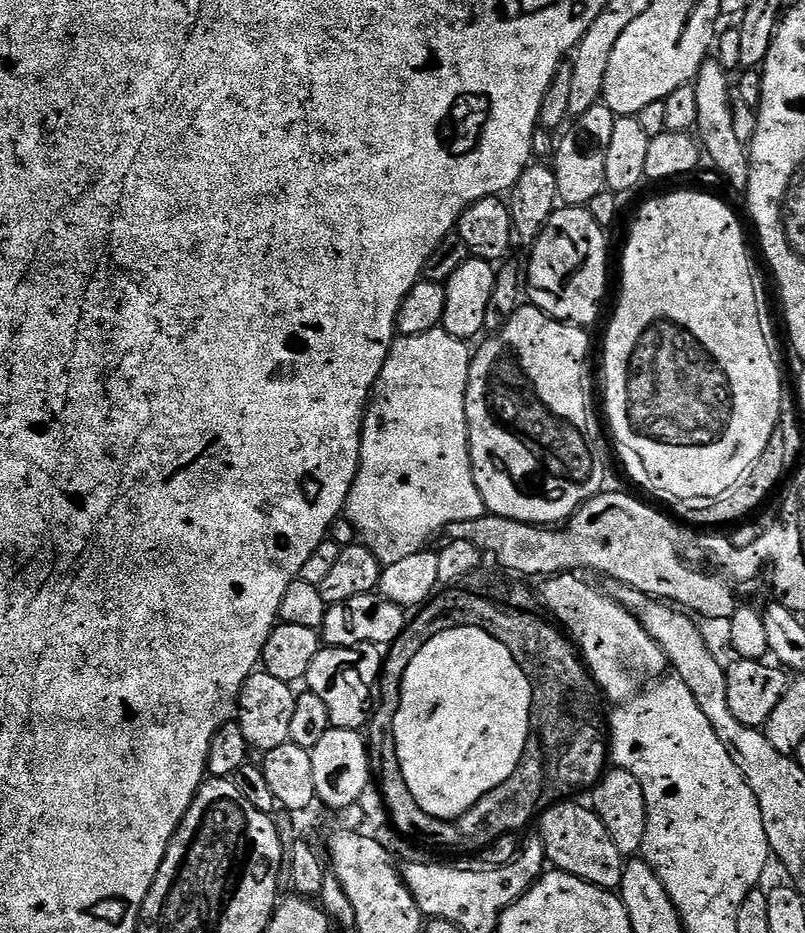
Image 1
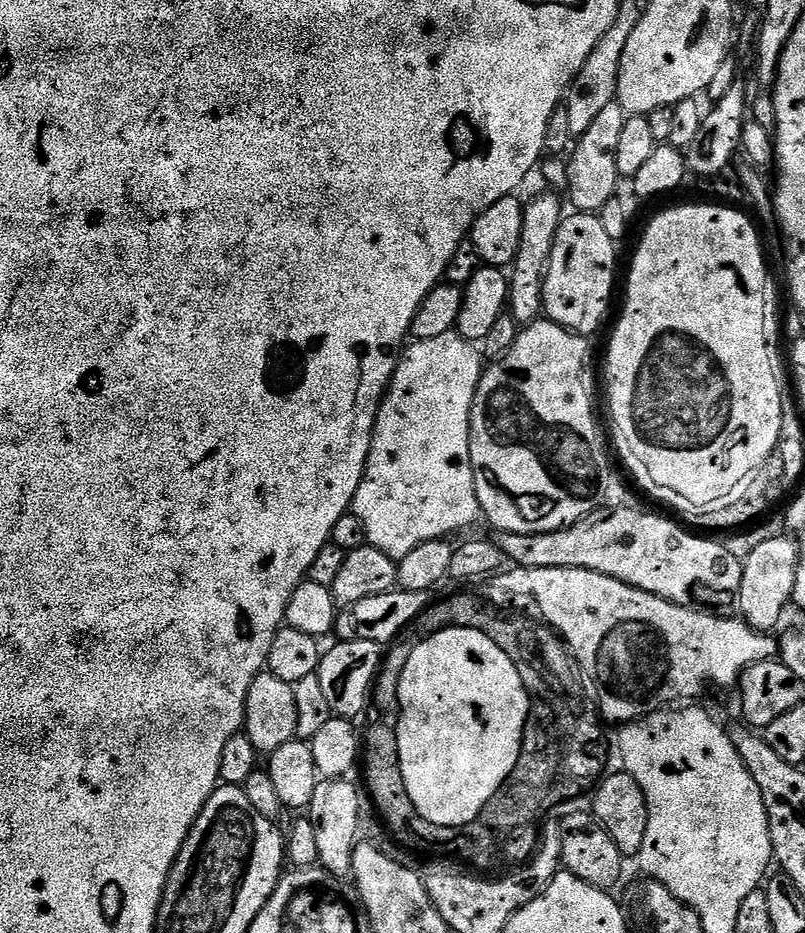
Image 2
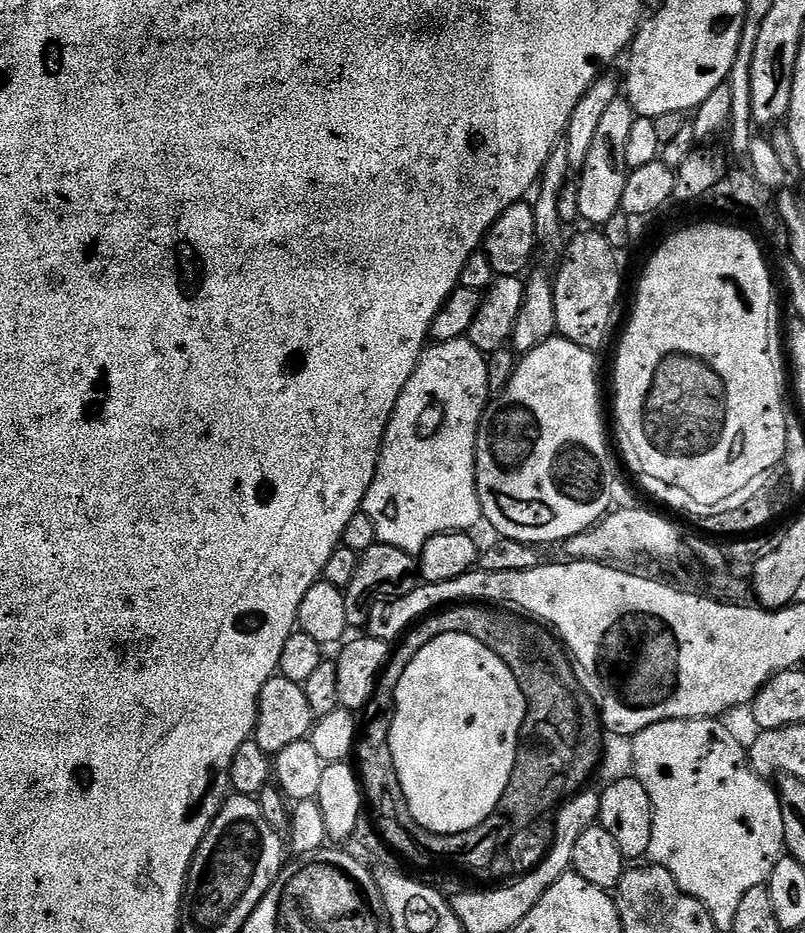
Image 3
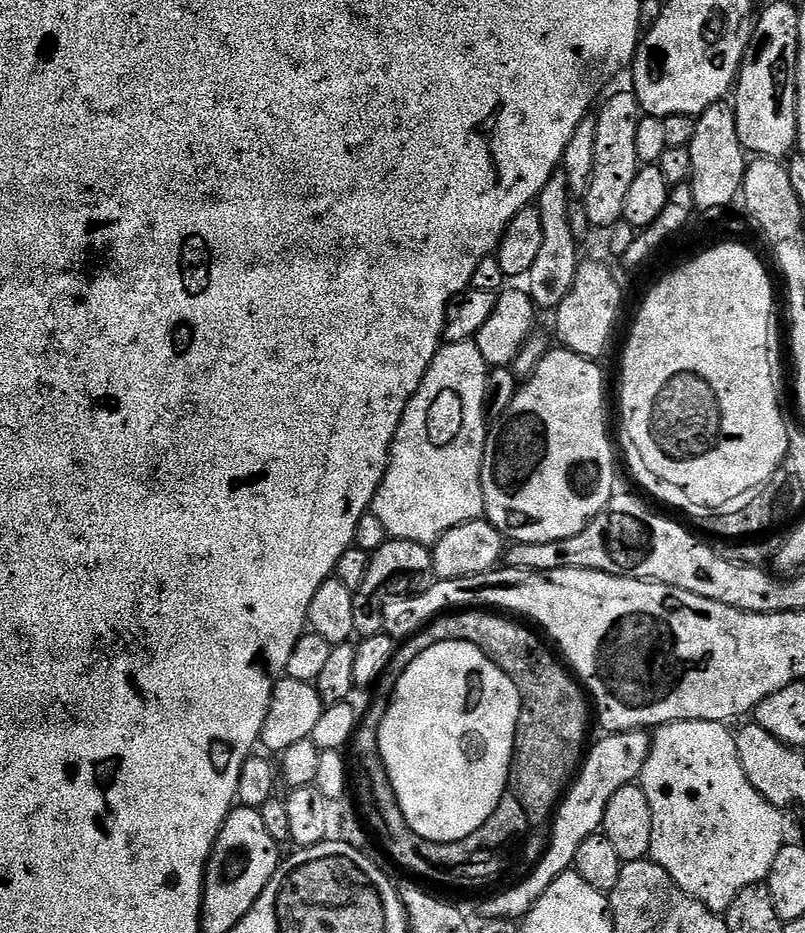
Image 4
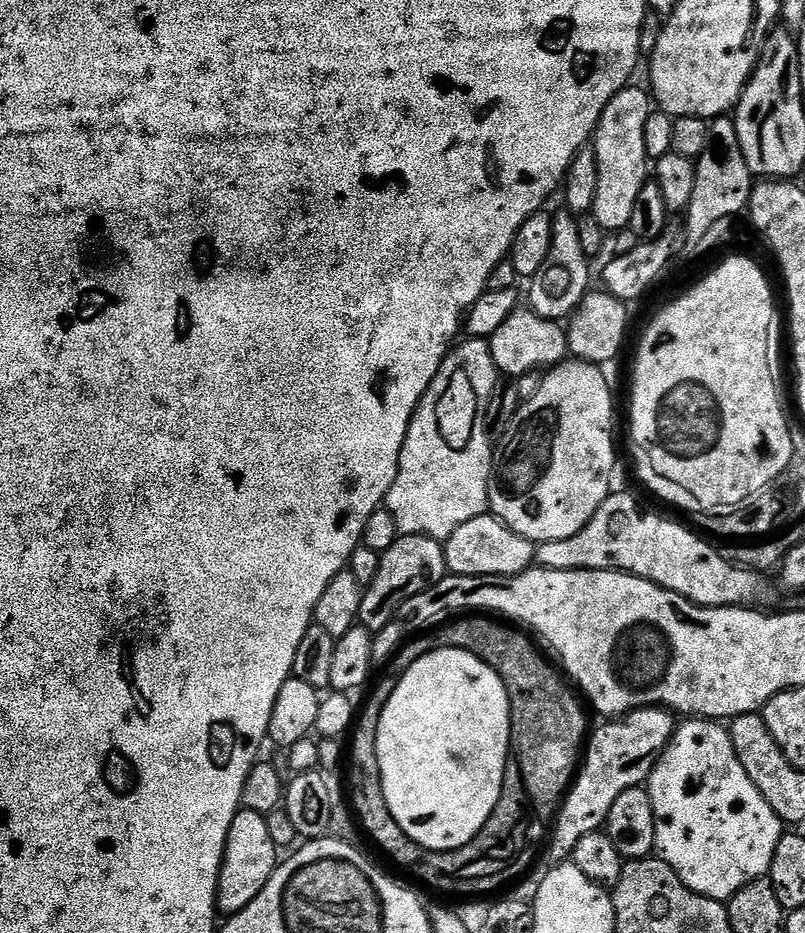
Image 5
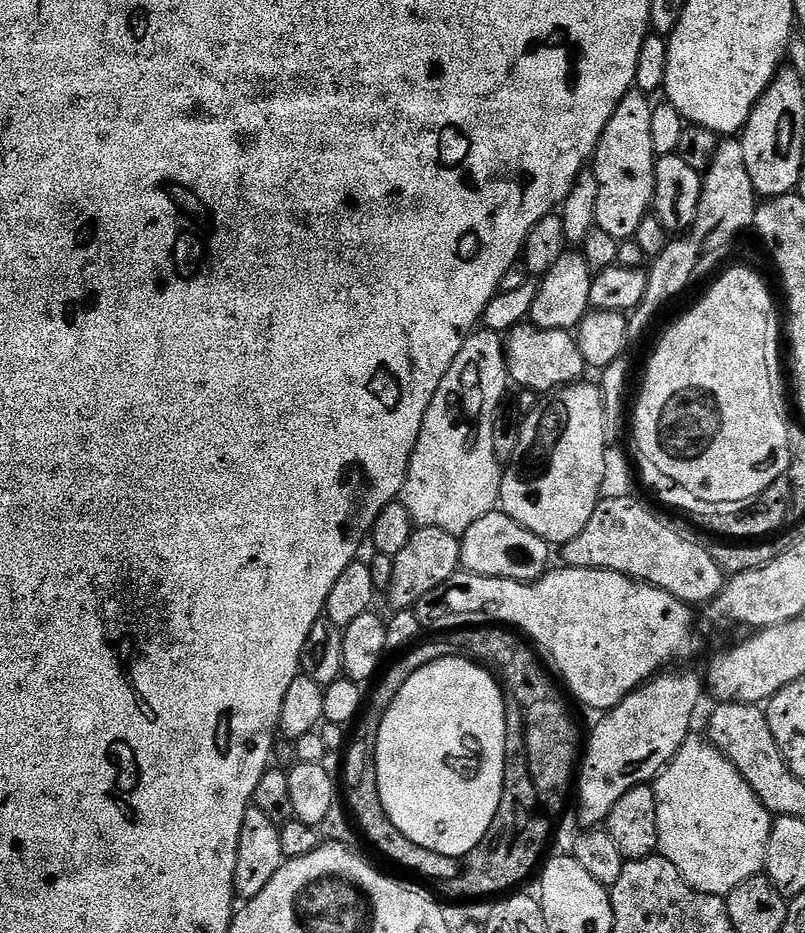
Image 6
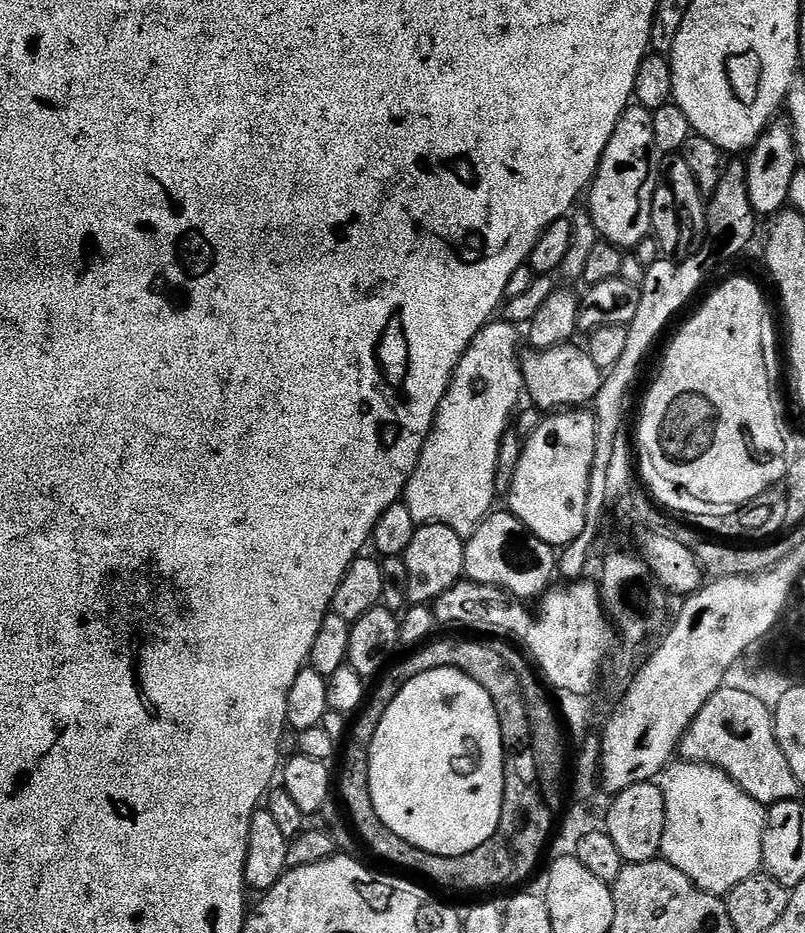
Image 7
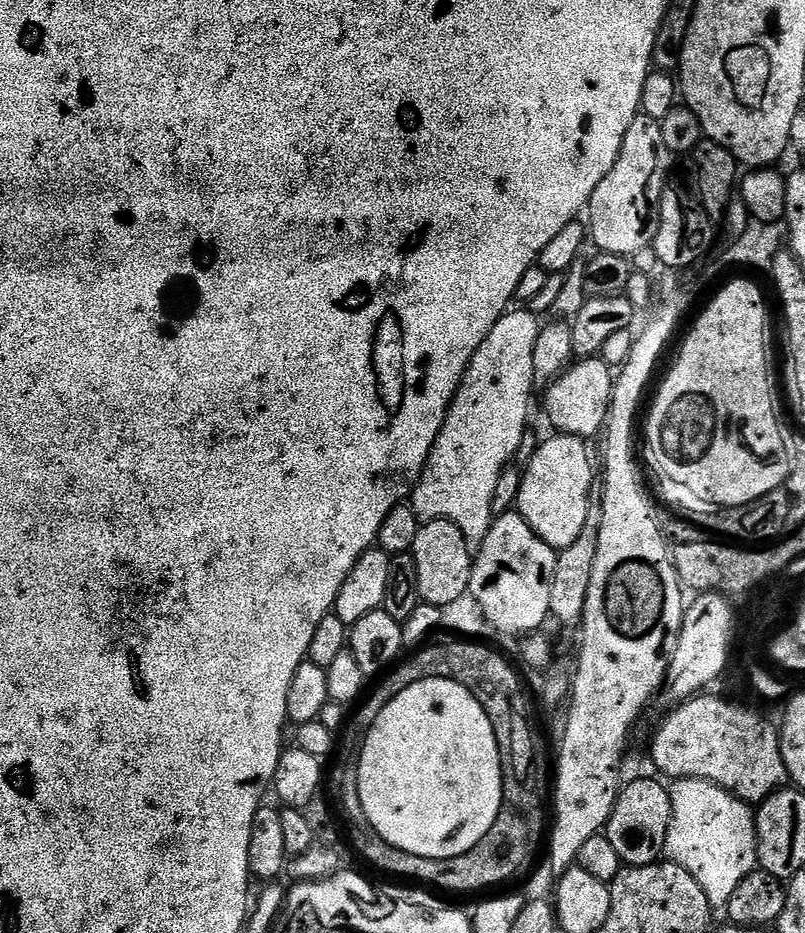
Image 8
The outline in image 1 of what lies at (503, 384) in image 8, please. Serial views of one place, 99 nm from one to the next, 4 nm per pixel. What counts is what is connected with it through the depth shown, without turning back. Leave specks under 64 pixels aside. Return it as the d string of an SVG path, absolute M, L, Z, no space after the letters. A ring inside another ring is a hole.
M443 327L430 330L417 336L400 336L392 341L392 349L386 358L386 366L382 366L382 374L376 379L376 386L366 405L364 428L360 431L360 465L358 474L352 483L348 500L344 503L346 518L356 527L363 543L378 558L382 566L402 562L402 558L410 558L410 554L418 554L429 547L428 539L435 532L443 533L454 522L466 522L474 518L482 518L486 514L482 494L478 494L478 486L474 482L472 463L468 453L468 423L466 422L466 386L472 365L473 353L468 352L469 345L465 341L454 338L444 332Z

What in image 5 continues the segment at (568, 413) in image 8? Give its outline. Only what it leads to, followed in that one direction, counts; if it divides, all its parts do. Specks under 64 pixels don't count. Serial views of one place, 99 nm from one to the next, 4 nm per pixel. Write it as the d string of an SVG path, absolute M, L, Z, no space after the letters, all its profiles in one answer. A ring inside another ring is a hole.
M520 306L517 307L516 312L506 318L506 322L502 322L502 326L498 326L496 333L488 340L488 349L494 358L497 373L504 378L517 378L527 372L547 370L565 359L569 355L568 334L563 323L555 320L544 320L532 311L531 307Z

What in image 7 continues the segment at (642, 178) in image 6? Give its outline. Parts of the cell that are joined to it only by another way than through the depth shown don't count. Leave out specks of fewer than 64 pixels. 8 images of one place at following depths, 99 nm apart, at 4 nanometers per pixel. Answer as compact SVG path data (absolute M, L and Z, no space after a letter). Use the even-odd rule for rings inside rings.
M633 103L618 118L614 134L600 159L596 176L586 193L586 211L591 216L601 240L608 240L621 250L634 250L647 236L653 235L652 207L660 181L662 153L654 142L653 111Z

